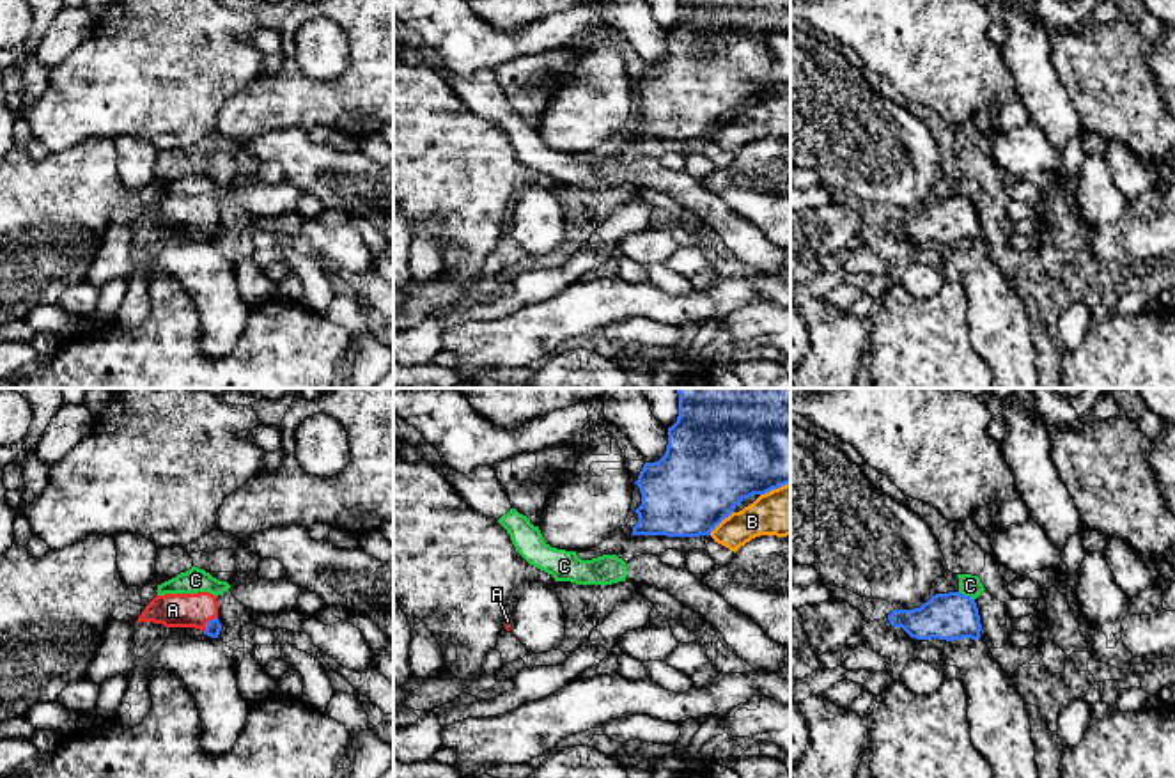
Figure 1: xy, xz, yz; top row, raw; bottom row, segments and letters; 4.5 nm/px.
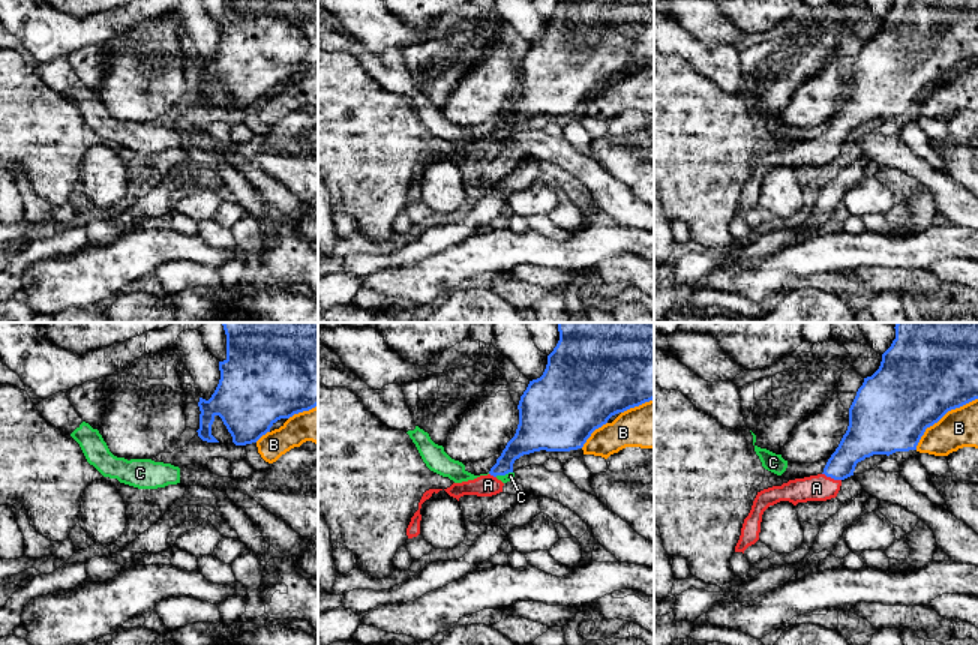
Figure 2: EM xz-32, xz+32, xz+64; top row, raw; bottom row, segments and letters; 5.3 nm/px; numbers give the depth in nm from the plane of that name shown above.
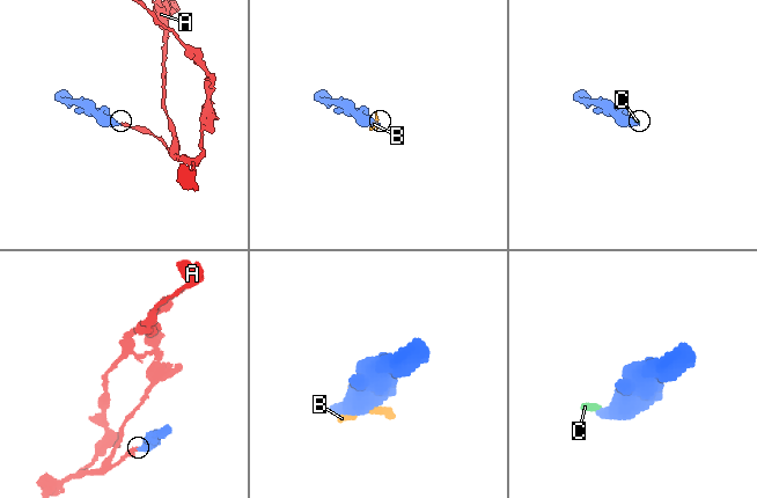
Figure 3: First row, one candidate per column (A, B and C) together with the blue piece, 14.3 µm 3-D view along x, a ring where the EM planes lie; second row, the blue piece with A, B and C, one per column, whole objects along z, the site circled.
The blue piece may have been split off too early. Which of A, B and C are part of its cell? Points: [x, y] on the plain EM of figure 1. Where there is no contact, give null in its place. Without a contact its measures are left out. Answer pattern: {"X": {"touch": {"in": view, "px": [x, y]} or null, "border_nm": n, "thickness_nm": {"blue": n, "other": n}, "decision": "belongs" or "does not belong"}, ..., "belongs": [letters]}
{"A": {"touch": {"in": "xy", "px": [208, 225]}, "border_nm": 100, "thickness_nm": {"blue": 70, "other": 160}, "decision": "belongs"}, "B": {"touch": {"in": "xz", "px": [720, 124]}, "border_nm": 160, "thickness_nm": {"blue": 420, "other": 190}, "decision": "does not belong"}, "C": {"touch": {"in": "yz", "px": [966, 199]}, "border_nm": 80, "thickness_nm": {"blue": 220, "other": 100}, "decision": "does not belong"}, "belongs": ["A"]}

